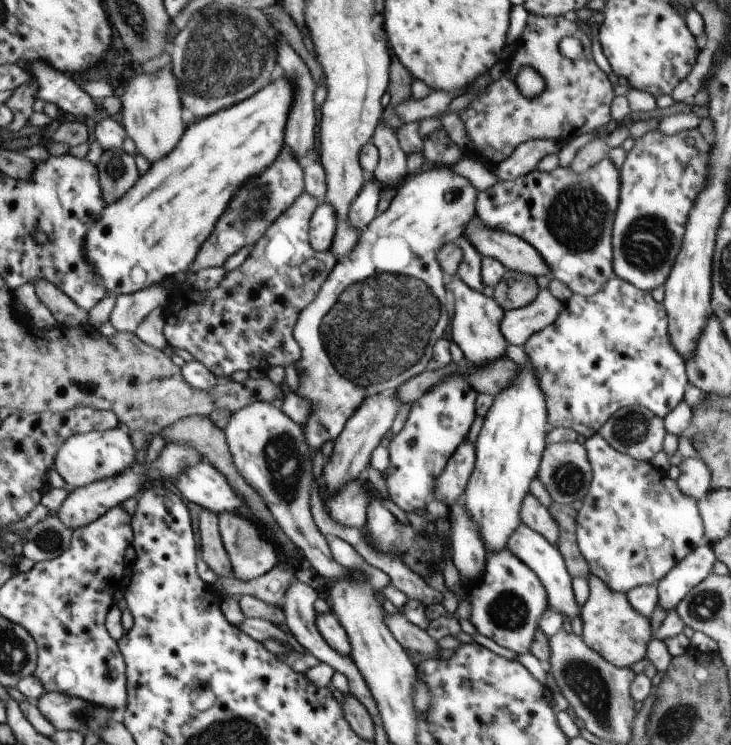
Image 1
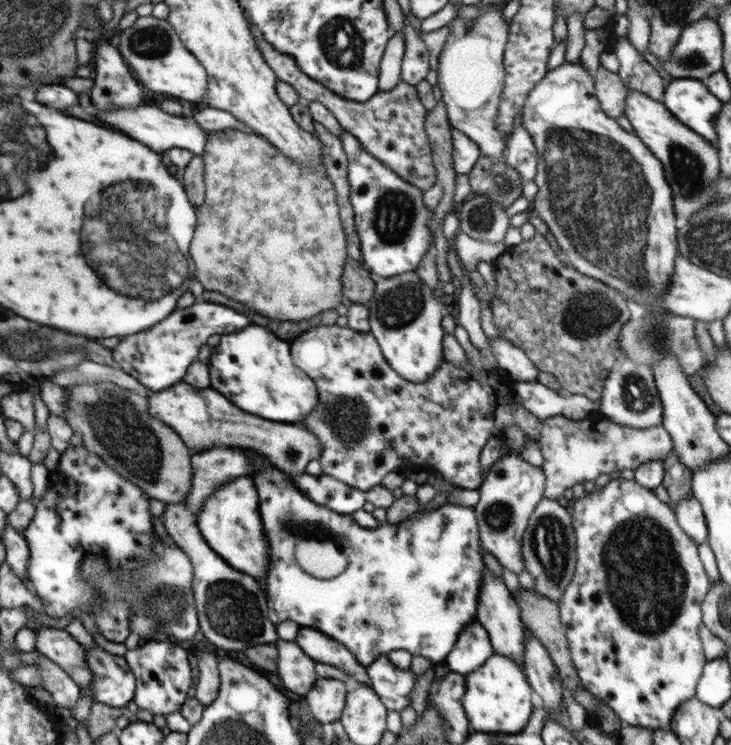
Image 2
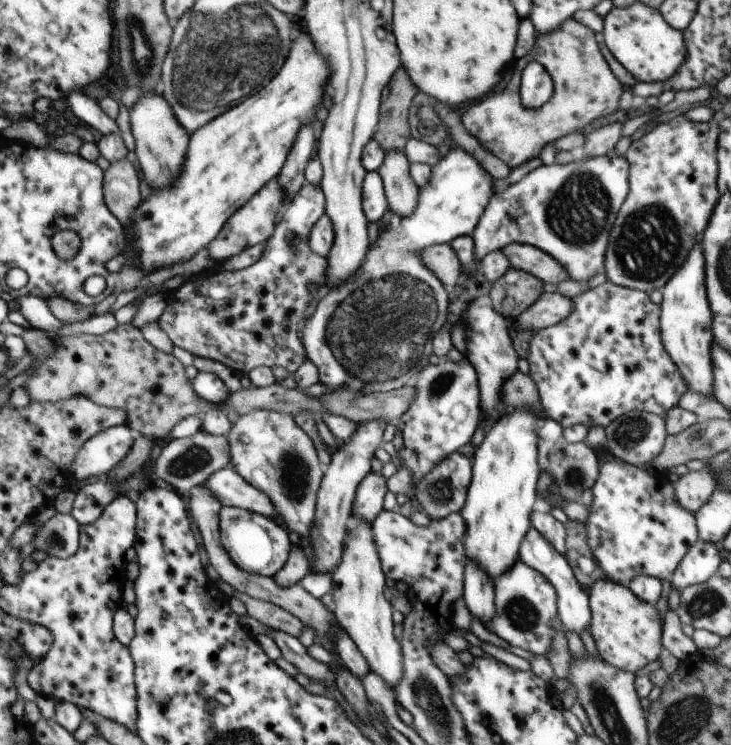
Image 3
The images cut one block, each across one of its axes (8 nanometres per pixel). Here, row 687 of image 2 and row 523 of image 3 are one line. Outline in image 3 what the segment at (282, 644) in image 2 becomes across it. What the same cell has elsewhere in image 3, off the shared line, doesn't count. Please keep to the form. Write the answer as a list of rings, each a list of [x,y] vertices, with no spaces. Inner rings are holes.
[[[266,409],[240,415],[227,436],[232,468],[270,498],[276,515],[282,518],[287,530],[305,537],[308,543],[317,492],[325,473],[325,462],[318,460],[318,450],[312,438],[300,428],[292,415]]]

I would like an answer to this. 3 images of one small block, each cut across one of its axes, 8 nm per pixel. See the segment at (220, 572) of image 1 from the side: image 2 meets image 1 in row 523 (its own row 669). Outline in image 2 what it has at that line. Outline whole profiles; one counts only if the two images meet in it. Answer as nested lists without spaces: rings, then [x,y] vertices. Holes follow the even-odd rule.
[[[202,654],[199,667],[198,686],[194,697],[204,706],[208,706],[217,696],[221,680],[219,678],[219,660],[217,654]]]

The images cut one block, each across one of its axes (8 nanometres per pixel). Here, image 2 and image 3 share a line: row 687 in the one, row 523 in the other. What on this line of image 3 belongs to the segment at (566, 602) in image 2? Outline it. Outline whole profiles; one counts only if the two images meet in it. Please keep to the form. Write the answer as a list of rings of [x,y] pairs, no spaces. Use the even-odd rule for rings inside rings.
[[[610,451],[604,452],[606,460],[599,461],[600,474],[592,486],[590,514],[584,522],[588,532],[588,546],[594,561],[604,570],[609,581],[627,586],[636,576],[654,576],[670,579],[685,554],[699,541],[695,514],[684,510],[674,500],[674,484],[670,480],[656,480],[654,472],[644,472],[636,465],[617,459]]]

